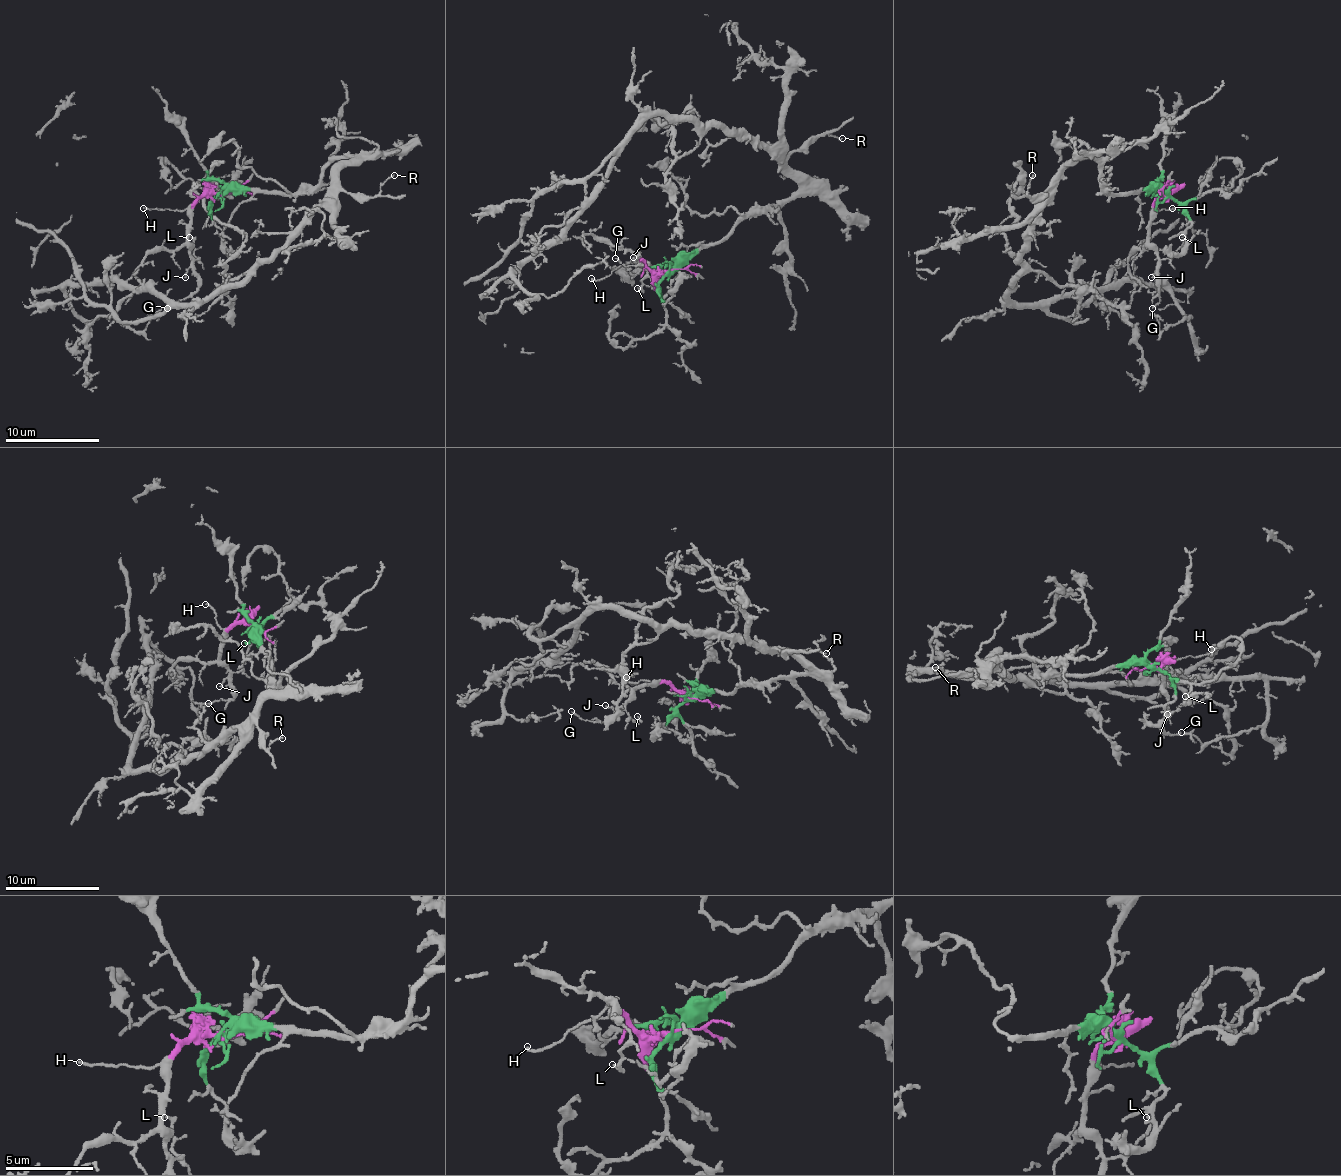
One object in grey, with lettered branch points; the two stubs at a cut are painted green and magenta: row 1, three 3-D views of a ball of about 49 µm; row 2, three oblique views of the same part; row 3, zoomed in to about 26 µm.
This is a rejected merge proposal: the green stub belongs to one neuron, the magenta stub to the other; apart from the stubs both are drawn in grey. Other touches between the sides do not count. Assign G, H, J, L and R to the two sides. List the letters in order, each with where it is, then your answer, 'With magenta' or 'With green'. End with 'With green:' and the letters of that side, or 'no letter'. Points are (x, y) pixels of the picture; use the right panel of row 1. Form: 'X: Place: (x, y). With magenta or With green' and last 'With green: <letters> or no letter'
G: Place: (1152, 308). With magenta
H: Place: (1172, 208). With magenta
J: Place: (1151, 277). With magenta
L: Place: (1182, 237). With magenta
R: Place: (1032, 175). With green
With green: R

